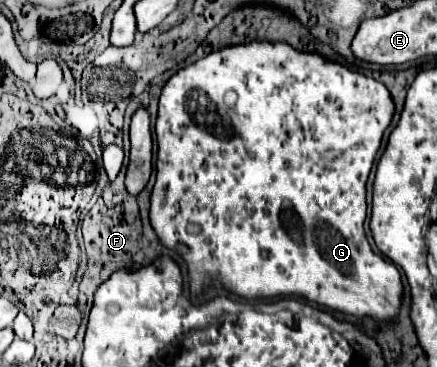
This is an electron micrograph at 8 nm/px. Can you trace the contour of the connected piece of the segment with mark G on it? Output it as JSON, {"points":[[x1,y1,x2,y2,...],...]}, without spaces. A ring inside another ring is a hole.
{"points":[[250,42,250,44,222,48,218,52,210,52,202,60,174,74,162,88,160,106,158,106,158,120,156,120,158,160,156,160,156,184,154,184,152,202,150,202,152,204,150,222,160,242,176,250,180,256,184,256,188,264,192,294,202,294,206,284,218,282,226,290,242,298,272,298,278,294,284,294,284,296,292,294,292,296,304,296,328,310,346,312,356,318,372,316,378,322,394,320,400,310,400,300,402,300,400,272,392,262,386,262,382,256,372,252,364,234,364,220,366,220,366,208,368,208,366,206,366,180,374,164,376,152,380,148,382,134,392,120,392,114,394,114,394,102,382,82,350,72,346,66,332,64,318,54,298,52,292,46,282,44,282,42,278,44],[228,90,234,90,238,94,234,110,224,104,224,94]]}

